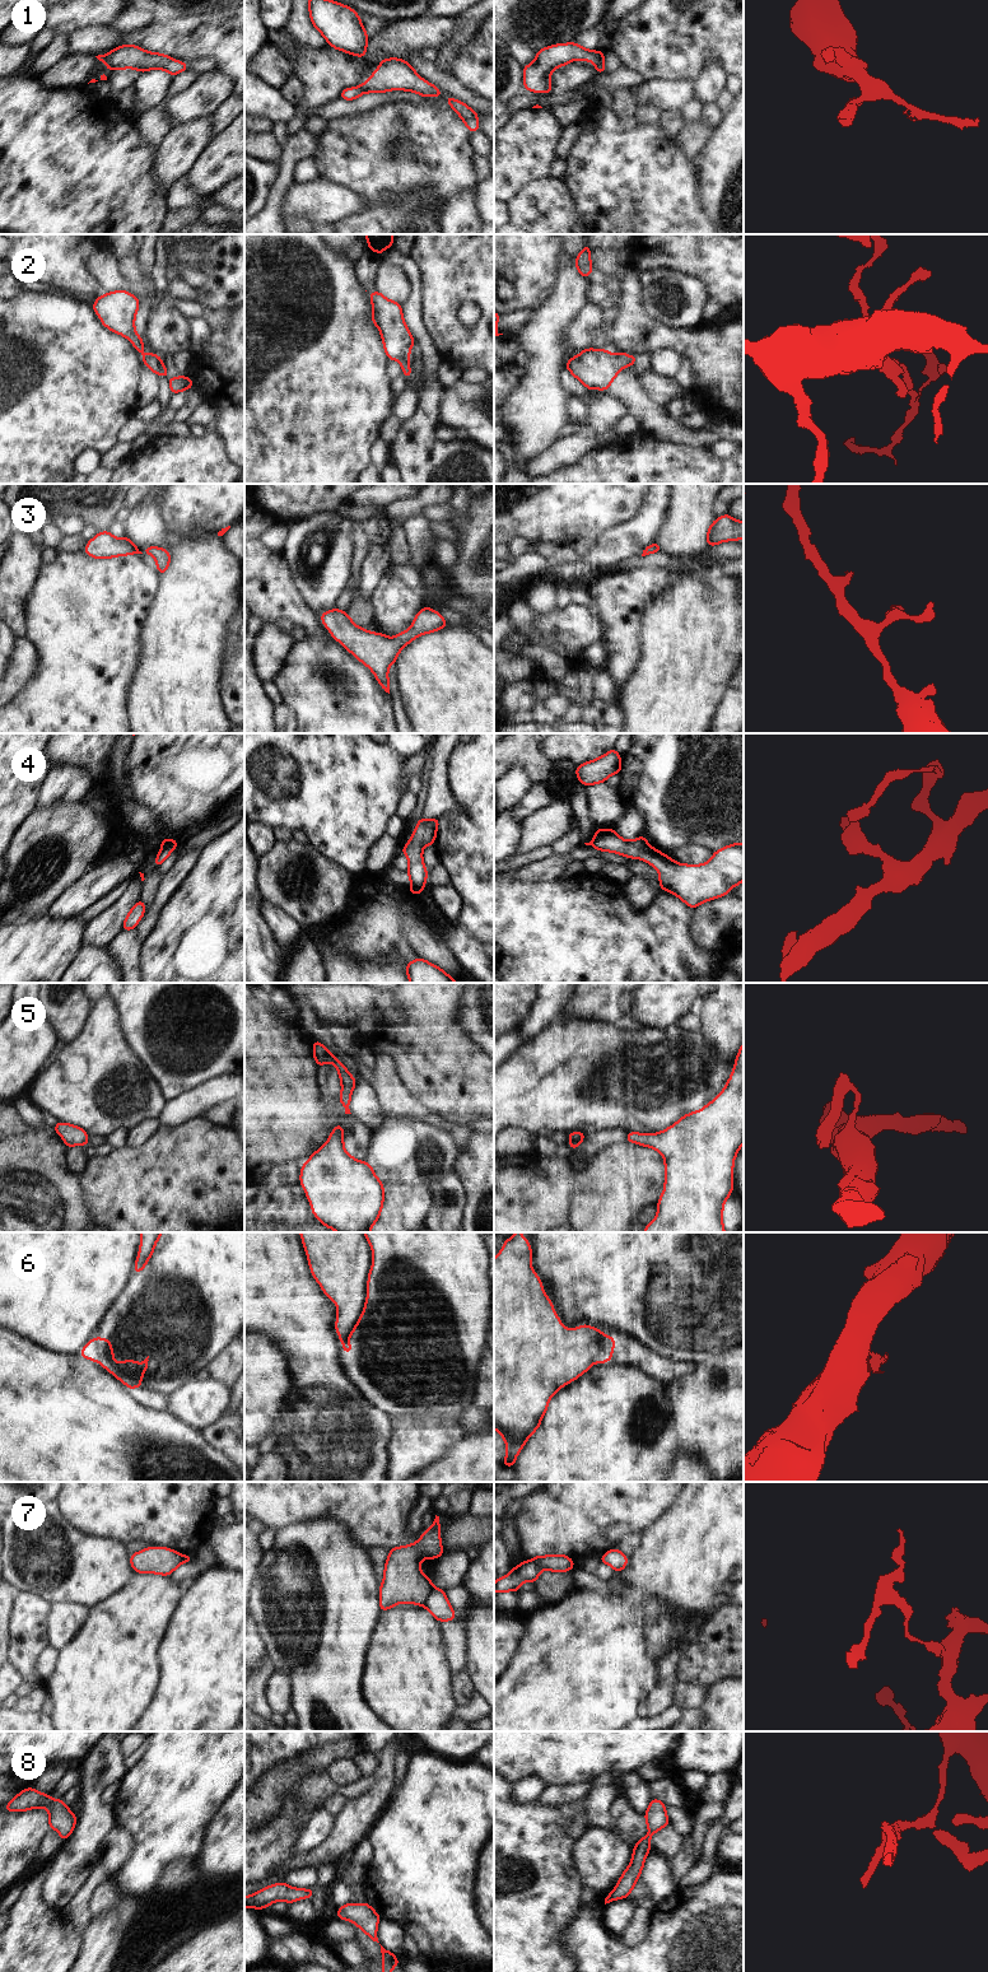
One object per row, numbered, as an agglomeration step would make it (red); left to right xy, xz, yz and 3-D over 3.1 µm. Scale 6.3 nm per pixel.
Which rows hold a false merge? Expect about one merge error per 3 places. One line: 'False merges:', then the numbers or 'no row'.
False merges: 1, 5, 6, 7

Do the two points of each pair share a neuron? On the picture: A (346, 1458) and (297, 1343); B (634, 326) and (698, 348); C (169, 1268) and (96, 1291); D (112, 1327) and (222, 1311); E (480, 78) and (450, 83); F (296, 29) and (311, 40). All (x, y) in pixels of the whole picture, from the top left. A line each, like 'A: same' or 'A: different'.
A: same
B: same
C: different
D: same
E: different
F: same

